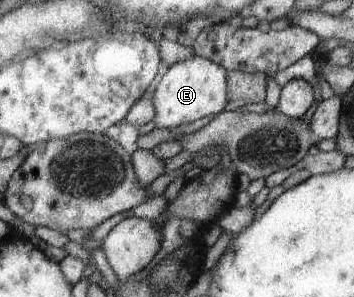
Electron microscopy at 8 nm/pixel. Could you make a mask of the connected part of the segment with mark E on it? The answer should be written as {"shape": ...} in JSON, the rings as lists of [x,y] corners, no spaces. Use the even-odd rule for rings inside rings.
{"shape":[[[196,55],[168,66],[152,94],[155,111],[152,120],[155,121],[155,127],[168,129],[181,126],[185,129],[193,121],[220,113],[227,104],[226,74],[226,69],[218,65],[218,62],[213,62],[205,57]]]}

